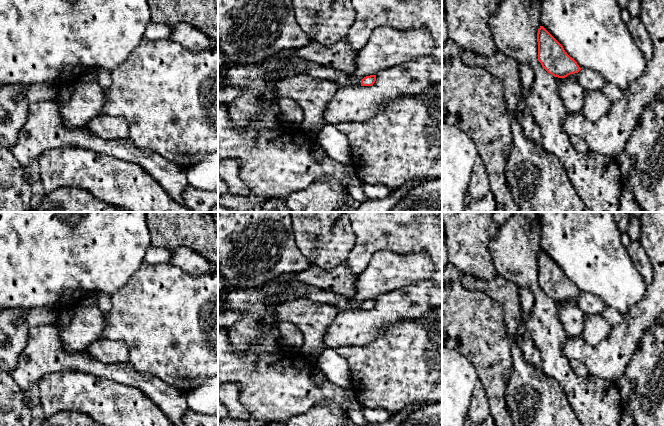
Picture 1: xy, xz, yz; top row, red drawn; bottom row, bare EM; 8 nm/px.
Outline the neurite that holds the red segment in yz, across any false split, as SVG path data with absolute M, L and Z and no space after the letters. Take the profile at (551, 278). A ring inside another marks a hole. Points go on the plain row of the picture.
M543 250L538 253L537 266L538 285L549 298L565 302L581 294L577 286Z

